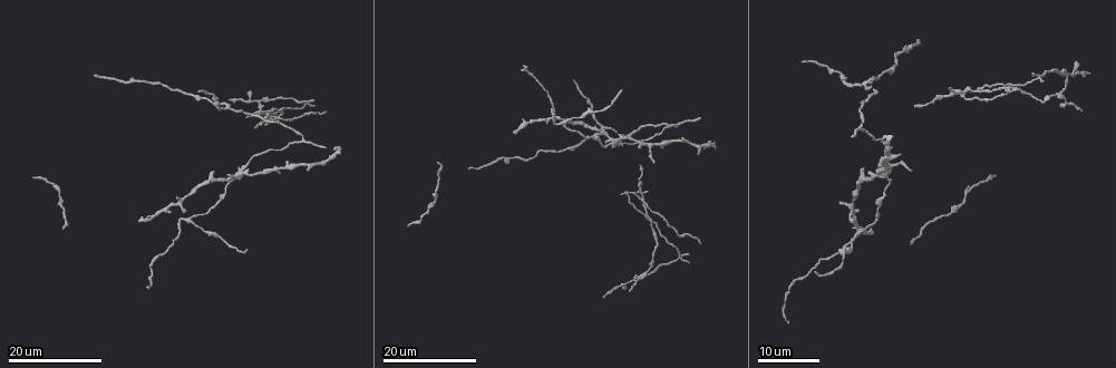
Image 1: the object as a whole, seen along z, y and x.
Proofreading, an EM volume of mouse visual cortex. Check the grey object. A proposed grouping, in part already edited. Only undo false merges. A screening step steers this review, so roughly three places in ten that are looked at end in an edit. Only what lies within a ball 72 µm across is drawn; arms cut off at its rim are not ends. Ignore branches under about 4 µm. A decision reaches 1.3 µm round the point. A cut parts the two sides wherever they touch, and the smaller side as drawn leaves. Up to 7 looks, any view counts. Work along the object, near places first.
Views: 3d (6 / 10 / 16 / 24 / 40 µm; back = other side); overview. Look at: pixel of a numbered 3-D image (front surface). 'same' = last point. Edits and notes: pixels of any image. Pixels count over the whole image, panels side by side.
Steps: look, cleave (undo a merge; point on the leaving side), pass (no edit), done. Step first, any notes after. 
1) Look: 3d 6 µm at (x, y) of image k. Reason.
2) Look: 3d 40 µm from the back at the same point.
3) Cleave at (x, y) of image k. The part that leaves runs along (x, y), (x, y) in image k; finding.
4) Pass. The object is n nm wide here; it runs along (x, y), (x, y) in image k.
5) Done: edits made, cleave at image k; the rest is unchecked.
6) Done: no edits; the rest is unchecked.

Look: 3d 24 µm at (189, 220) of image 1. Side arm on a straight run.

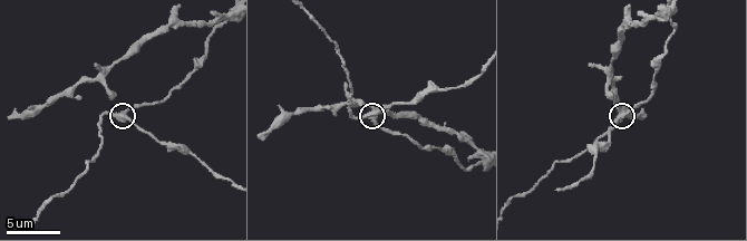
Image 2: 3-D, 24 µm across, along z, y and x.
Look: 3d 6 µm at (118, 115) of image 2. Closer look.

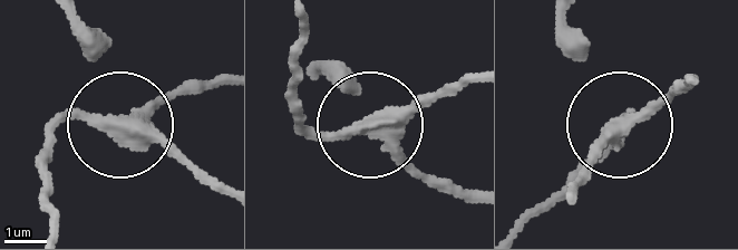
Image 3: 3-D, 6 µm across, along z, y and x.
Look: 3d 6 µm from the back at (124, 130) of image 3. Other side.

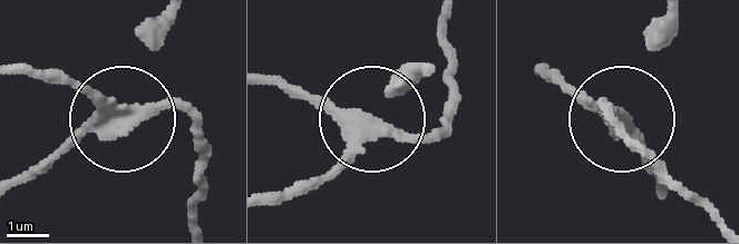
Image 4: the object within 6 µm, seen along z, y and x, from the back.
Pass. The object is 320 nm wide here; it runs along (266, 202), (319, 179), (366, 119), (280, 88) in image 4; continuous, no second neuron.

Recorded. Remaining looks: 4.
Look: 3d 16 µm at (225, 108) of image 1. Three arms meet.

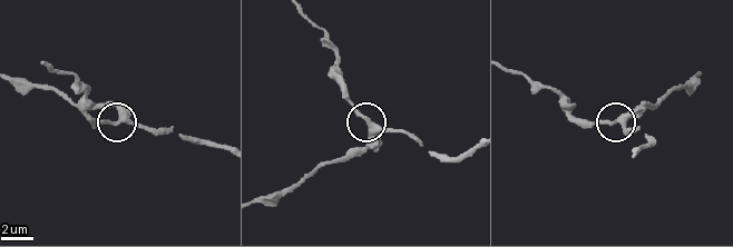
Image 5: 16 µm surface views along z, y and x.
Look: 3d 6 µm at (369, 129) of image 5. Closer look.

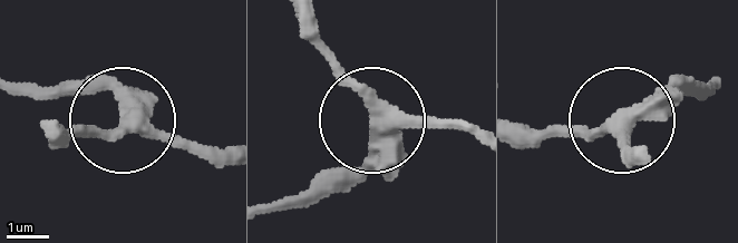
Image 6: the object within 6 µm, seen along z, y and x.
Look: 3d 6 µm from the back at (374, 117) of image 6. From behind.

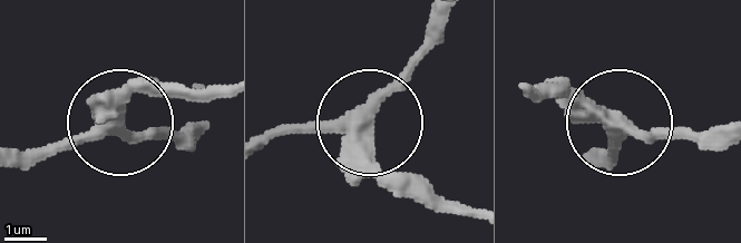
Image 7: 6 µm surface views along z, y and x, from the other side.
Pass. It runs along (270, 142), (354, 132), (436, 42) in image 7; one neuron here.

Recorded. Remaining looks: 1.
Look: 3d 10 µm at (480, 161) of image 2. Thin arm on a thick one.

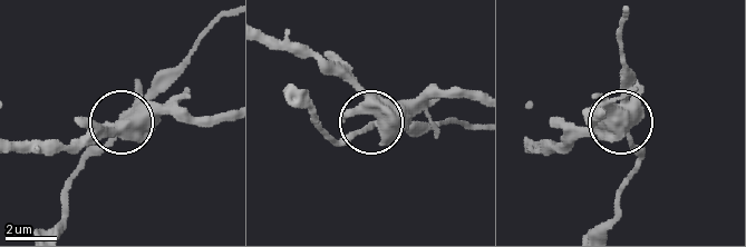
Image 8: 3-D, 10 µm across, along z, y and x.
Pass. The object is 470 nm wide here; it runs along (476, 127), (457, 120), (380, 120), (331, 139) in image 8; continuous, no second neuron.

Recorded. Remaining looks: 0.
Done: no edits; the rest is unchecked.

